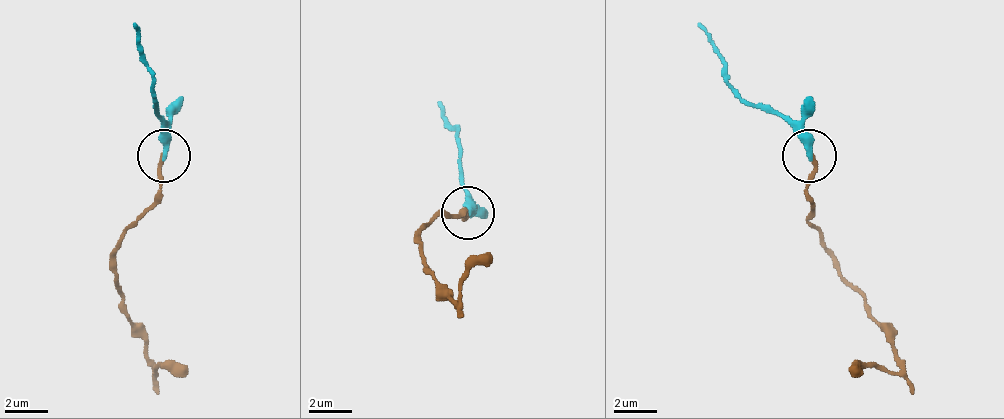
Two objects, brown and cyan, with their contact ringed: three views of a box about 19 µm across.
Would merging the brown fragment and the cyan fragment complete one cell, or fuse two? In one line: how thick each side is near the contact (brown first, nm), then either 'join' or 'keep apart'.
calibres 180 and 320 nm; join

